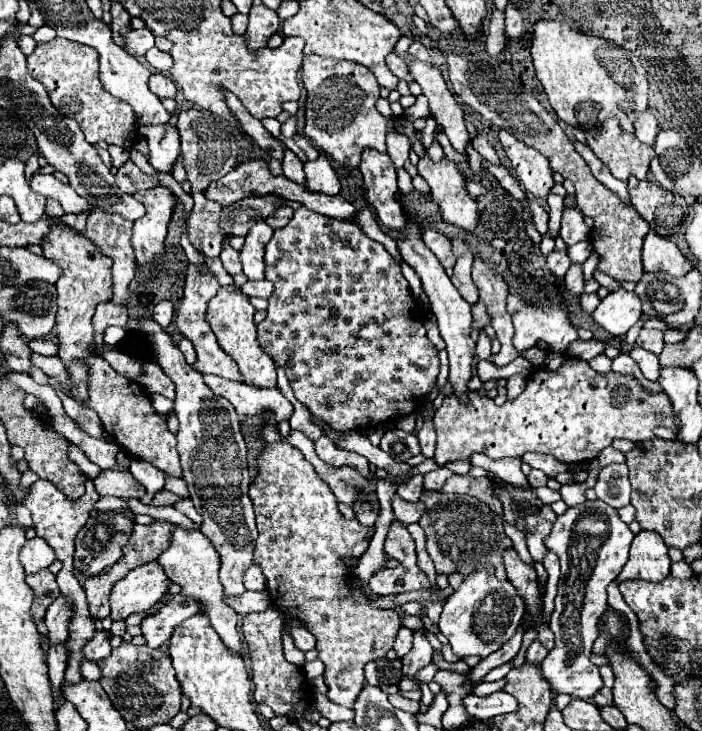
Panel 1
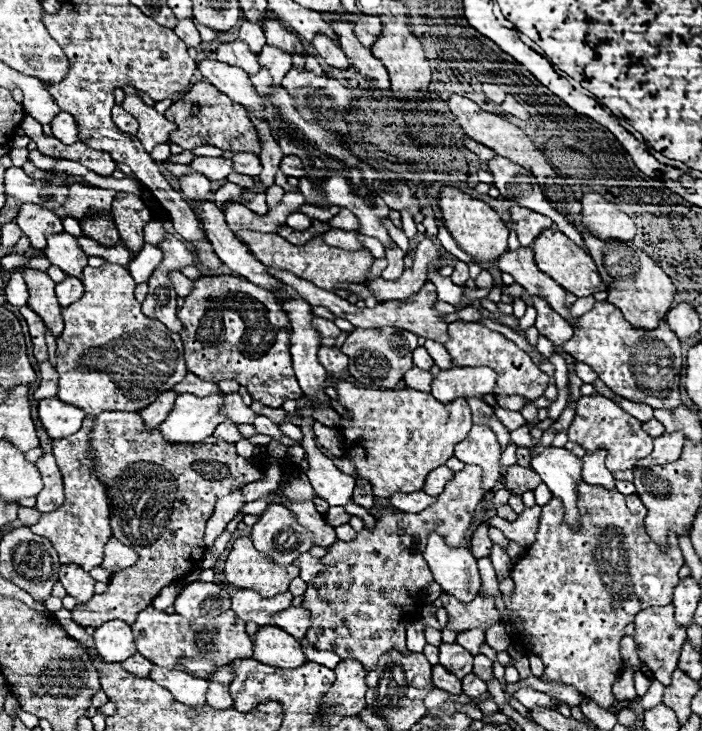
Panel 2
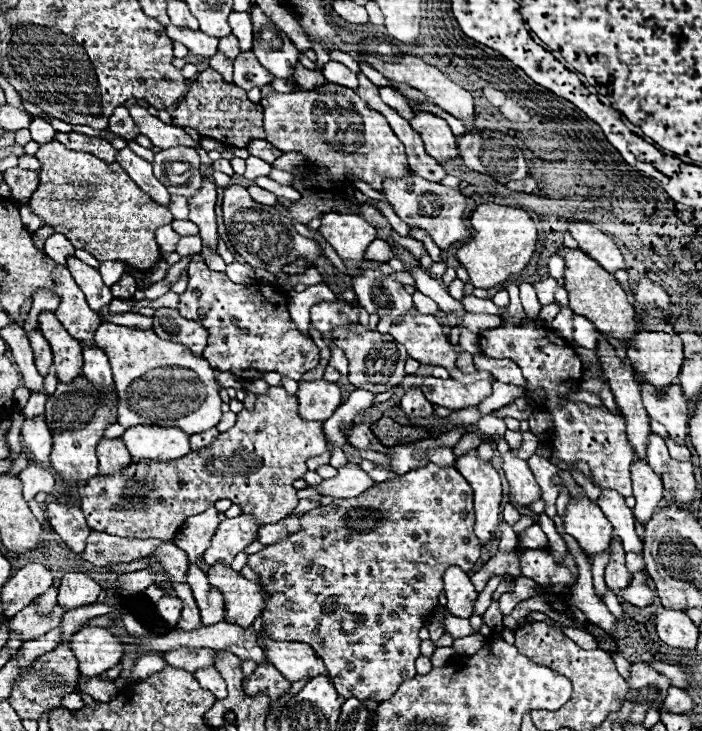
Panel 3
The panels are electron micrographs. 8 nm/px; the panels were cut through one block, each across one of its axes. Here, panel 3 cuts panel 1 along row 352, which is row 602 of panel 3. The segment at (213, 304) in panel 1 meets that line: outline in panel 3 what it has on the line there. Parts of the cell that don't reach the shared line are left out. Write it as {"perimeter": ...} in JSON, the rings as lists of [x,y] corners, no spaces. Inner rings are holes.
{"perimeter":[[[214,564],[208,572],[208,580],[226,598],[226,620],[248,628],[264,610],[264,590],[258,582],[246,580],[240,572],[228,564]]]}

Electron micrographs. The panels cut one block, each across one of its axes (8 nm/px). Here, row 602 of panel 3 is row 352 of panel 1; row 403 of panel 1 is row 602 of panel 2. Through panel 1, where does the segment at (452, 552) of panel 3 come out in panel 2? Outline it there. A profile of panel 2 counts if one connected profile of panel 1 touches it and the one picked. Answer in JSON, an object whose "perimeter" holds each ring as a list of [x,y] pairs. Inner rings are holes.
{"perimeter":[[[464,466],[464,470],[456,472],[452,480],[448,480],[444,492],[436,498],[432,506],[418,514],[408,514],[408,512],[398,512],[394,508],[386,508],[376,514],[376,524],[374,528],[362,528],[352,542],[342,542],[336,540],[326,554],[320,558],[324,564],[324,570],[308,582],[308,588],[304,592],[302,608],[308,608],[312,628],[308,628],[308,634],[304,640],[308,640],[310,646],[318,650],[330,650],[338,654],[340,658],[350,658],[358,660],[368,672],[376,670],[378,658],[388,654],[390,650],[398,650],[402,656],[408,654],[406,648],[406,626],[418,620],[420,616],[420,606],[424,602],[424,588],[432,584],[432,574],[428,570],[428,564],[424,560],[424,548],[430,532],[436,532],[444,538],[448,546],[466,546],[466,534],[472,526],[472,514],[482,500],[482,490],[480,490],[480,468],[476,466]]]}

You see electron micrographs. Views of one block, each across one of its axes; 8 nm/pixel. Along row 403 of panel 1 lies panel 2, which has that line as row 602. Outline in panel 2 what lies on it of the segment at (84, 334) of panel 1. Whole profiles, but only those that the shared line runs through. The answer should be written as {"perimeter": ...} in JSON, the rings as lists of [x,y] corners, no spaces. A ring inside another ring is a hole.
{"perimeter":[[[64,564],[60,570],[60,582],[64,584],[68,596],[76,598],[76,602],[80,602],[80,604],[88,602],[94,596],[96,582],[78,564]]]}

